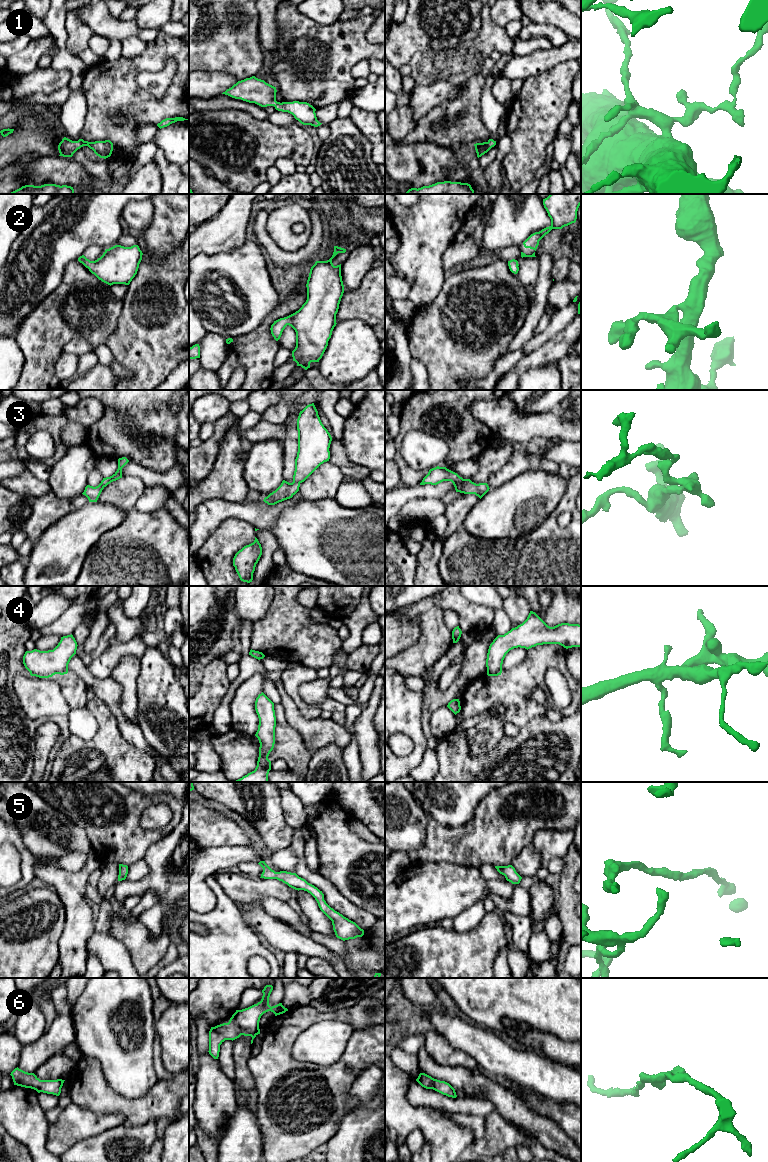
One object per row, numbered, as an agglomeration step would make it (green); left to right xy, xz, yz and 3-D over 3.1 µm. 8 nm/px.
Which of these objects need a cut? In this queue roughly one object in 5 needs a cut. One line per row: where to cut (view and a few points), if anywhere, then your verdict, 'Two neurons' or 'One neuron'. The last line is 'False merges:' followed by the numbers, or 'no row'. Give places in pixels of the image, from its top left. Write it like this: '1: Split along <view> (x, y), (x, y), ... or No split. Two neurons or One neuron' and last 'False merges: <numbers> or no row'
1: No split. One neuron
2: No split. One neuron
3: No split. One neuron
4: No split. One neuron
5: No split. One neuron
6: No split. One neuron
False merges: no row

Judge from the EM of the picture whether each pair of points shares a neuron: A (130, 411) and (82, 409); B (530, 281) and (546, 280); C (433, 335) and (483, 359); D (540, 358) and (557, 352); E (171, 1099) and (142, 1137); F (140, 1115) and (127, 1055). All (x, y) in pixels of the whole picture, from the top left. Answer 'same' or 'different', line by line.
A: different
B: different
C: same
D: same
E: different
F: different

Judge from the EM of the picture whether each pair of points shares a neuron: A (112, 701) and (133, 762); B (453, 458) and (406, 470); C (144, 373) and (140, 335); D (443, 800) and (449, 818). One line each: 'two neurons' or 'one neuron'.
A: two neurons
B: one neuron
C: one neuron
D: one neuron

